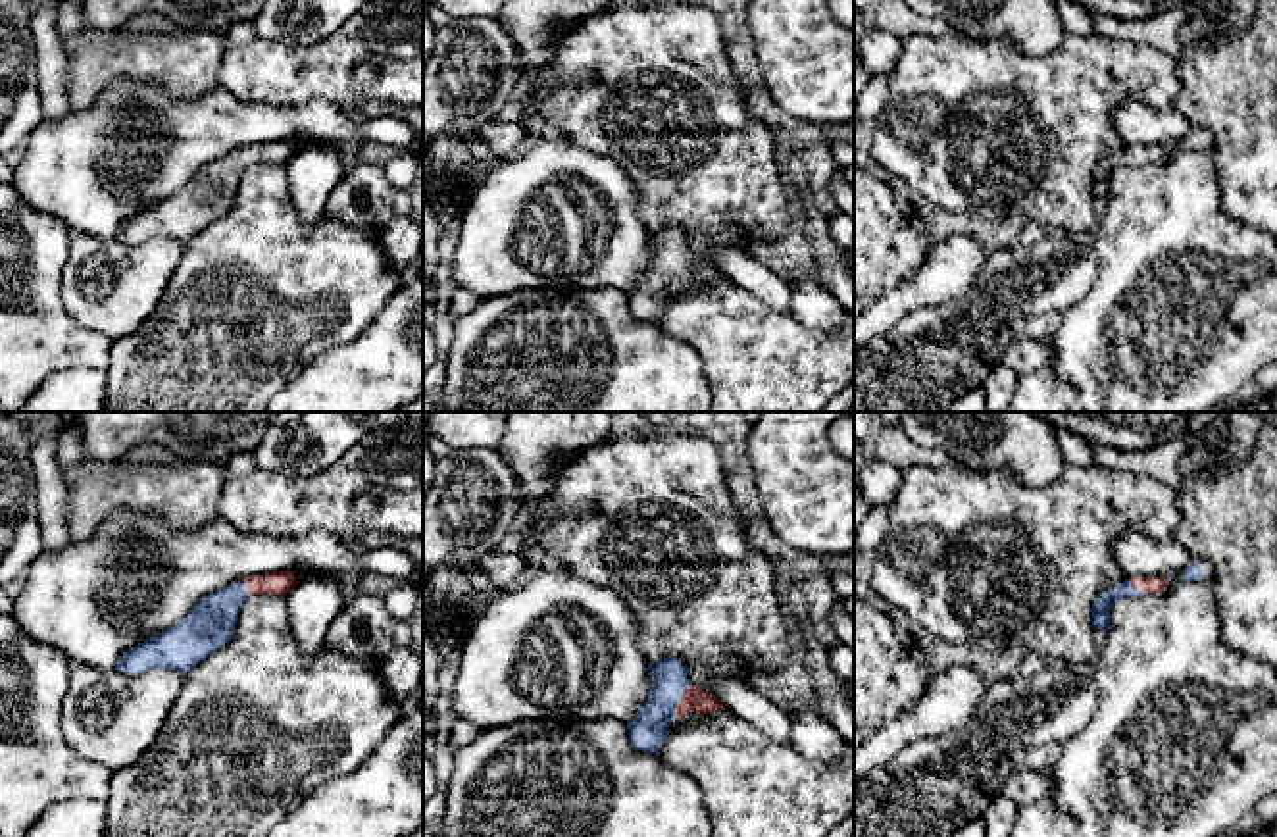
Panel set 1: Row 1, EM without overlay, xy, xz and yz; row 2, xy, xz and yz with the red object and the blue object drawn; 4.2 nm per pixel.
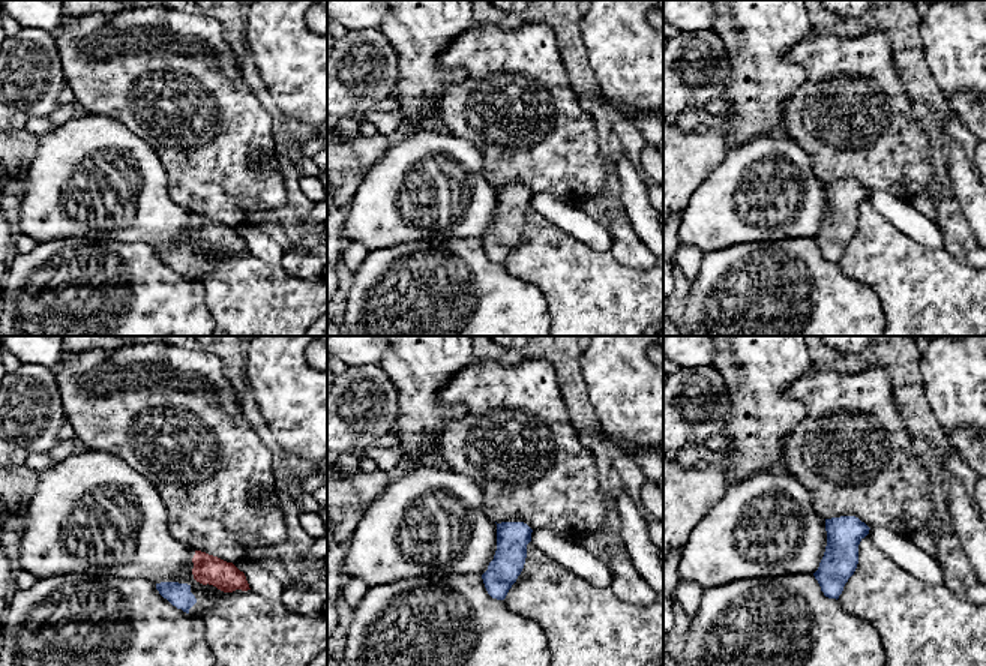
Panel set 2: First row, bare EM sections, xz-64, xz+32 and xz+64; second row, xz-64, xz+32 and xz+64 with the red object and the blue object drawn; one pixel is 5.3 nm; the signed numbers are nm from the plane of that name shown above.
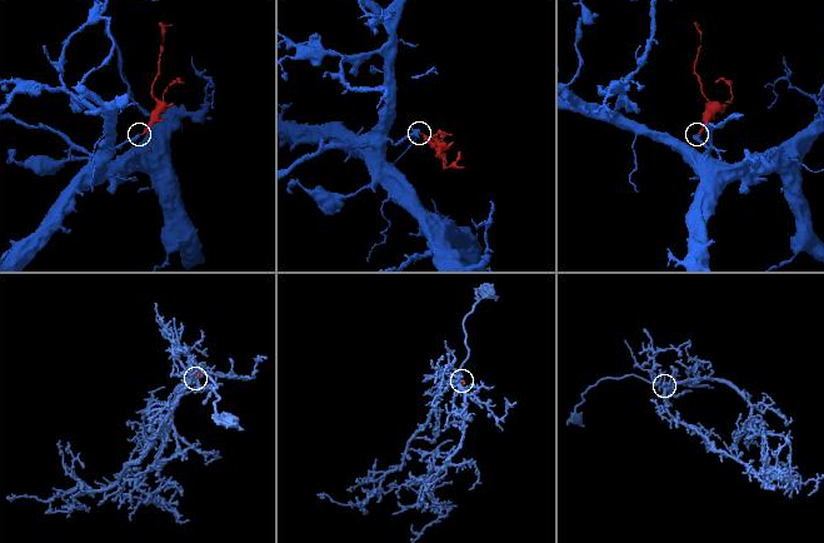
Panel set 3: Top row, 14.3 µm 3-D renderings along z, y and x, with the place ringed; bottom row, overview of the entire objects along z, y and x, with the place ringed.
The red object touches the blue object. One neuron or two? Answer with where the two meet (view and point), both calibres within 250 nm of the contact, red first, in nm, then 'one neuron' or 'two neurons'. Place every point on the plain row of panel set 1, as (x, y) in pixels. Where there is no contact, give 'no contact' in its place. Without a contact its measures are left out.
xz (679, 270) | 110/160 nm | one neuron

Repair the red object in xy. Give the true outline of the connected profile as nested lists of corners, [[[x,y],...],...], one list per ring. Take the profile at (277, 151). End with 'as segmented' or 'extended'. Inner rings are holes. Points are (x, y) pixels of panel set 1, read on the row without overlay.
[[[292,140],[250,144],[231,152],[202,167],[175,194],[127,219],[115,239],[131,244],[158,237],[187,242],[231,210],[250,164],[287,164],[296,152]]] | extended

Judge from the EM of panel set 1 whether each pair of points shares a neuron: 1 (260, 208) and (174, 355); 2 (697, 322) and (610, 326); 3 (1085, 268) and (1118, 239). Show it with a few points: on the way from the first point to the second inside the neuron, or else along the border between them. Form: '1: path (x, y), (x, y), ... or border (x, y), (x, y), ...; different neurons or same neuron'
1: path (260, 245), (258, 256), (208, 318); same neuron
2: border (654, 324), (693, 349); different neurons
3: border (1093, 247), (1099, 276), (1079, 301); different neurons

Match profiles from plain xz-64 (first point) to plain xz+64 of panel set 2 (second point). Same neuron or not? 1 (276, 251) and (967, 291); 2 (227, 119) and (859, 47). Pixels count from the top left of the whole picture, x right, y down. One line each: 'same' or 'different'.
1: different
2: same

